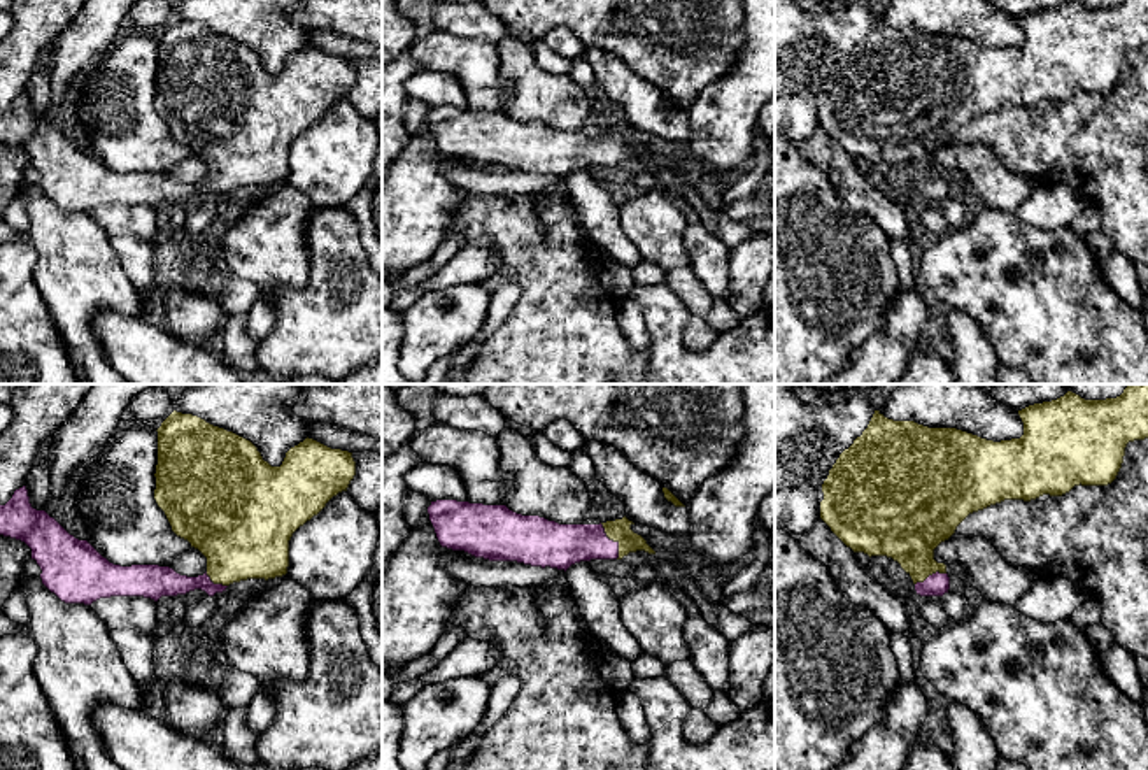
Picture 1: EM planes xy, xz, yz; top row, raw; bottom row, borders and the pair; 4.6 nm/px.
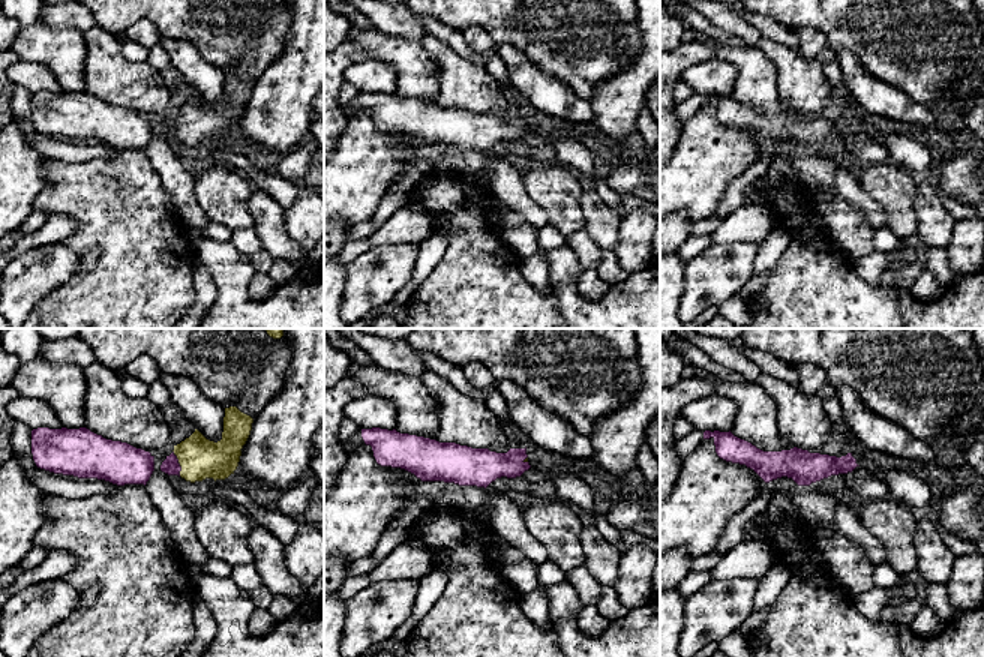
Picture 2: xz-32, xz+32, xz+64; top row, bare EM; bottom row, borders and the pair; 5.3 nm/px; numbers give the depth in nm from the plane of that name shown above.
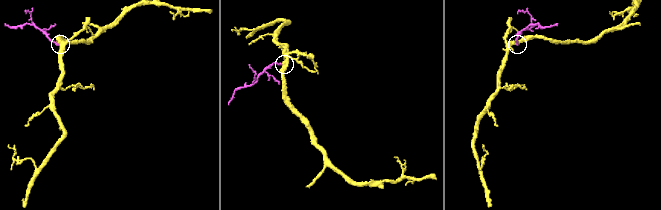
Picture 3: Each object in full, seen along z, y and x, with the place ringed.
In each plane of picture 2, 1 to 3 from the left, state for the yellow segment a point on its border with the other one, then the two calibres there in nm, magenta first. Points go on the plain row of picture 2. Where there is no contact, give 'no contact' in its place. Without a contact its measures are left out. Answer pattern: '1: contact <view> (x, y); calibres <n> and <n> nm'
1: contact xz-32 (179, 128); calibres 90 and 220 nm
2: contact xz+32 (525, 122); calibres 200 and 20 nm
3: no contact

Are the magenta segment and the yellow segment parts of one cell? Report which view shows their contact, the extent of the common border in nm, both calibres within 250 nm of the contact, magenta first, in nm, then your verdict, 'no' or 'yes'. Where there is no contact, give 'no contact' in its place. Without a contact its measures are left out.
xz | 190 nm | 200/110 nm | yes

